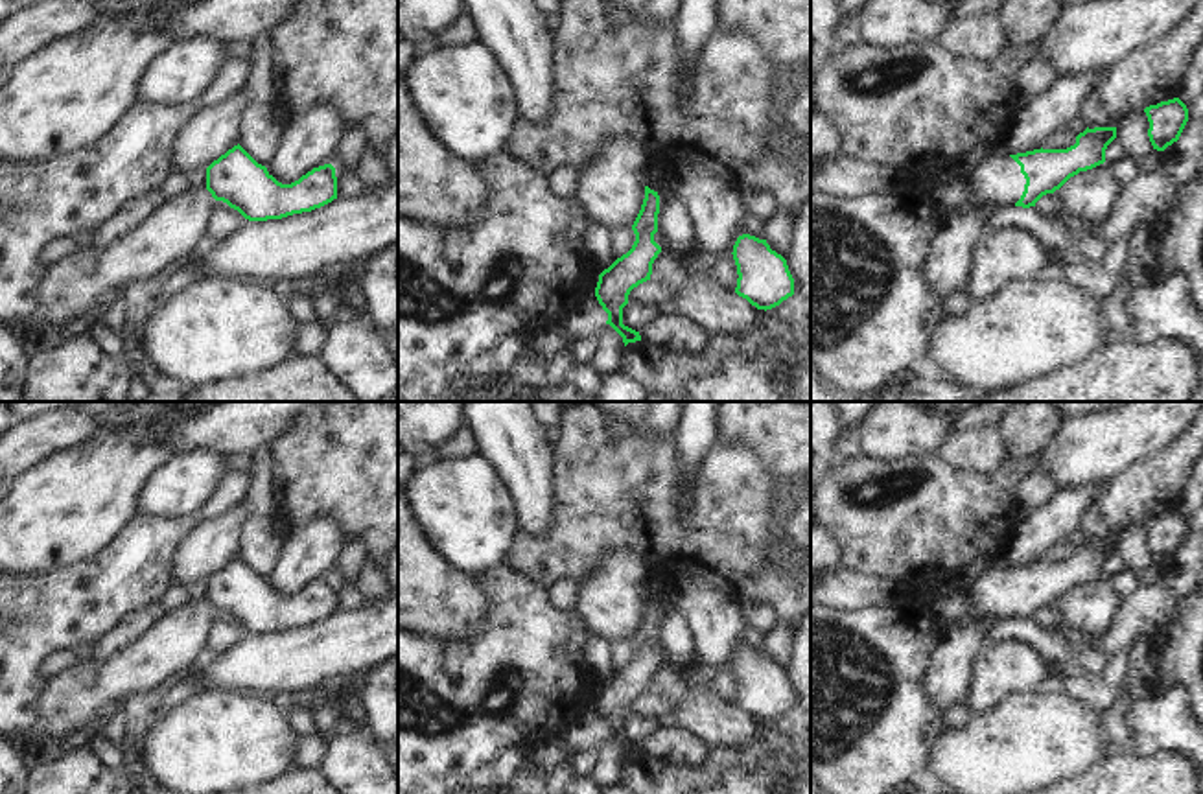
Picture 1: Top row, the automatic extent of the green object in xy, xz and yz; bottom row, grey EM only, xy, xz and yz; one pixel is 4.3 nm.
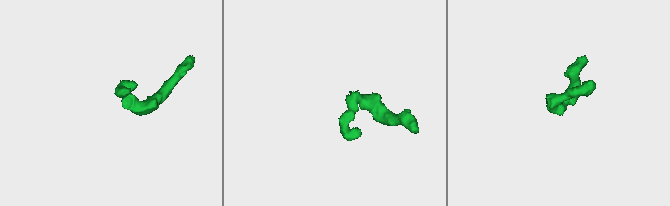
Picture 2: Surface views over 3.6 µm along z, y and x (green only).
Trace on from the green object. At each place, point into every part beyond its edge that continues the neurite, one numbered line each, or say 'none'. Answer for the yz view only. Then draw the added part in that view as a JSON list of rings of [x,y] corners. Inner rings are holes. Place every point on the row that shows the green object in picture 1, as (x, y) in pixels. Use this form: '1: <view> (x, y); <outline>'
1: yz (997, 179); [[[999,153],[976,164],[965,175],[965,182],[991,204],[1010,208],[1021,199],[1026,179],[1010,155]]]

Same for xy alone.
none

